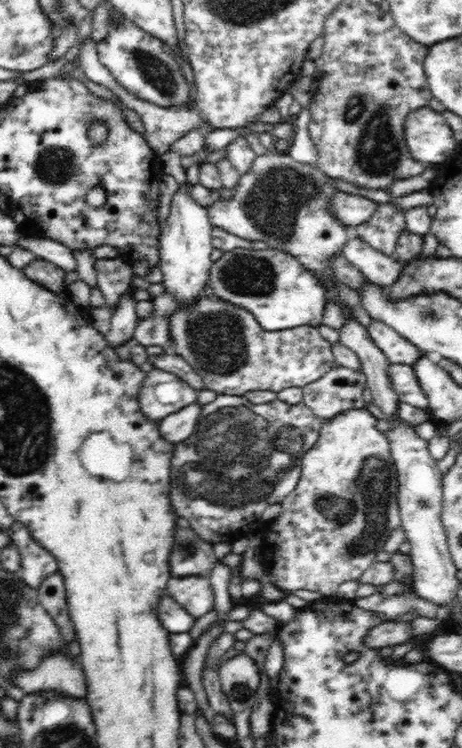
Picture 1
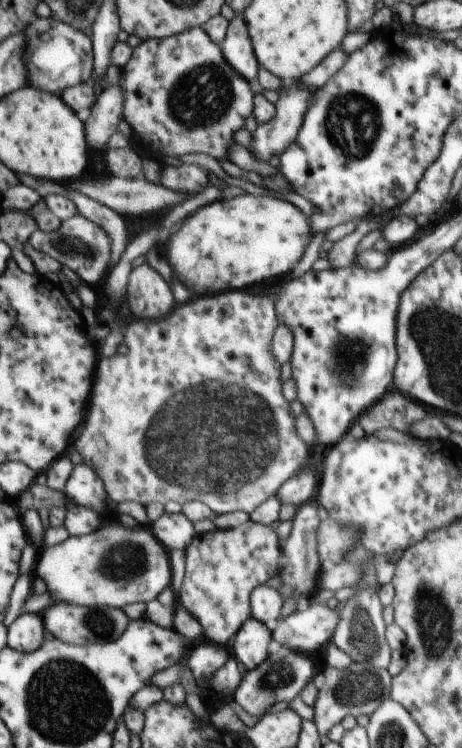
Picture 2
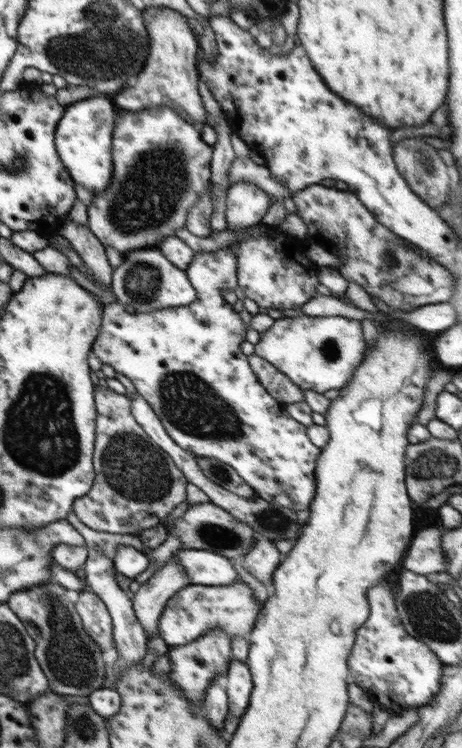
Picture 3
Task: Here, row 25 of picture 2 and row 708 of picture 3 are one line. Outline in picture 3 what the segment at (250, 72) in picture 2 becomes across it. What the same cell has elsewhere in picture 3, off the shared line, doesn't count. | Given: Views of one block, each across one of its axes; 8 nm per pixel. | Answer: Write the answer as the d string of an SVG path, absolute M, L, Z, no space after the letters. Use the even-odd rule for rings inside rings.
M231 657L228 672L226 672L226 694L229 701L229 712L237 717L241 717L249 706L253 680L251 672L245 661L240 661Z

